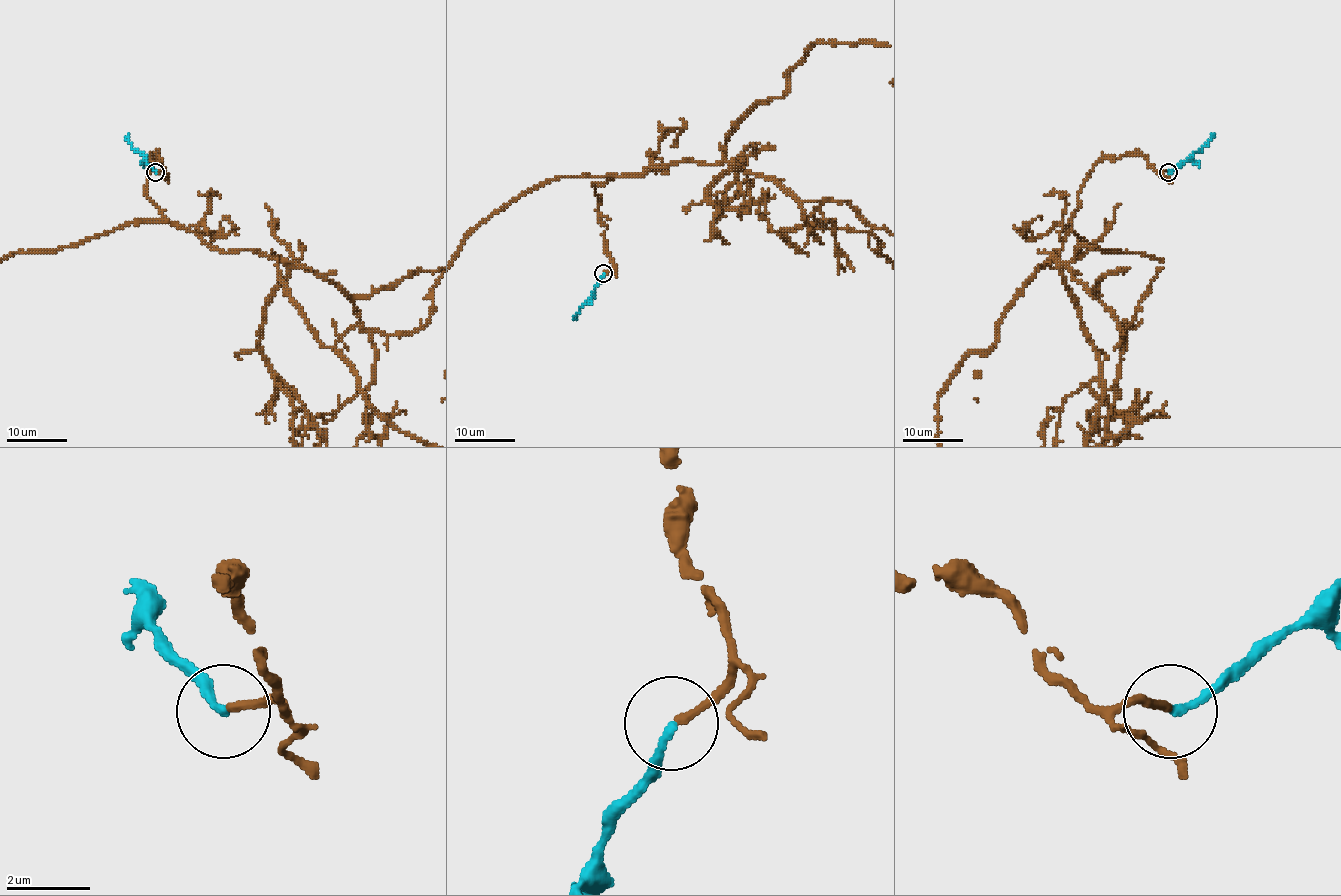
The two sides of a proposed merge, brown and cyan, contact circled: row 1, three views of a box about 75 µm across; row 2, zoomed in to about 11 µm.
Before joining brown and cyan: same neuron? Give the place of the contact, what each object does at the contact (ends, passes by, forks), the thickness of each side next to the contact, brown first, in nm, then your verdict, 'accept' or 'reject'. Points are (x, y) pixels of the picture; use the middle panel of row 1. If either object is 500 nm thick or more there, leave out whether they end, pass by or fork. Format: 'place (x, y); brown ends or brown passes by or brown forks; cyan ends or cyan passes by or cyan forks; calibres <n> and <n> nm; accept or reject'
place (603, 273); brown ends; cyan ends; calibres 180 and 180 nm; accept

